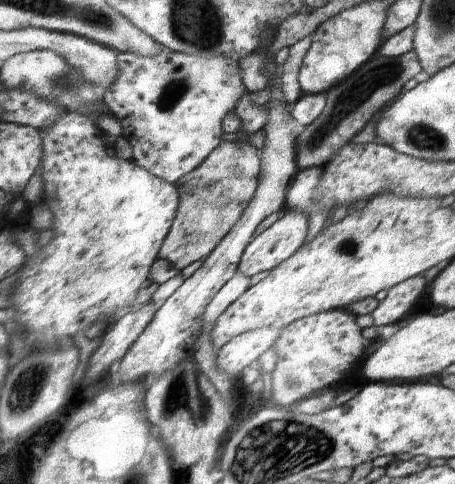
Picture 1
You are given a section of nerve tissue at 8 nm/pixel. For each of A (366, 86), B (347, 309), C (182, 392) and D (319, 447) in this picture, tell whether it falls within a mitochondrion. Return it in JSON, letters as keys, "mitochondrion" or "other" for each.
{"A":"mitochondrion","B":"other","C":"mitochondrion","D":"mitochondrion"}

